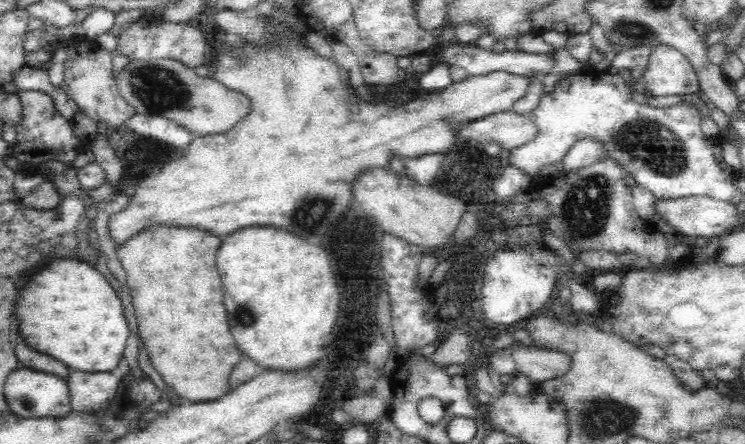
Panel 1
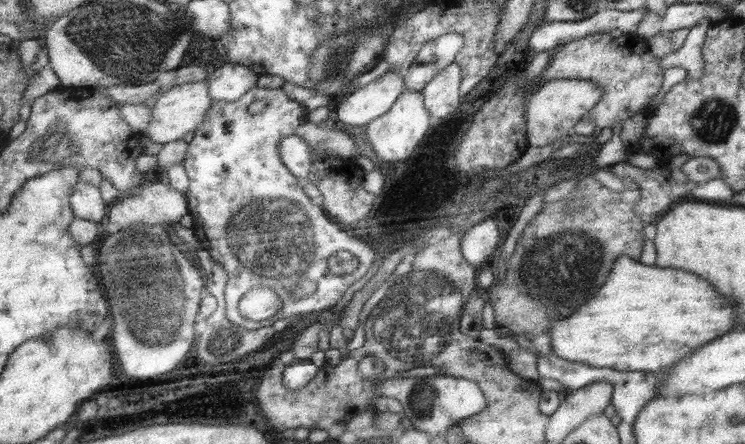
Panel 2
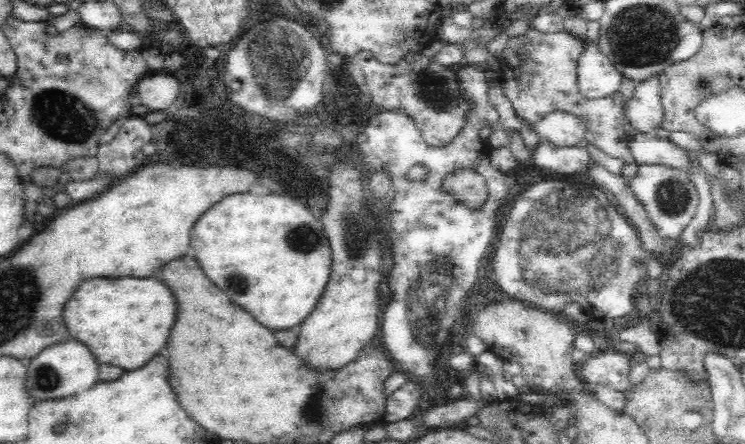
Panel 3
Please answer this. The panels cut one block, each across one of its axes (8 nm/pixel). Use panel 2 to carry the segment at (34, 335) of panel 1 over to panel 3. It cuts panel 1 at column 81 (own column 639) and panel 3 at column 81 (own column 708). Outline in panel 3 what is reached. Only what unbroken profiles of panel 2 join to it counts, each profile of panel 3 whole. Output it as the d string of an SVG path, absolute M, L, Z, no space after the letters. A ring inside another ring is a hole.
M133 276L104 277L82 282L76 288L74 296L64 306L64 320L70 336L84 342L90 348L90 352L98 358L99 363L105 362L126 370L136 370L166 346L170 328L174 324L174 312L176 312L174 298L170 294L170 288L166 288L162 280Z

